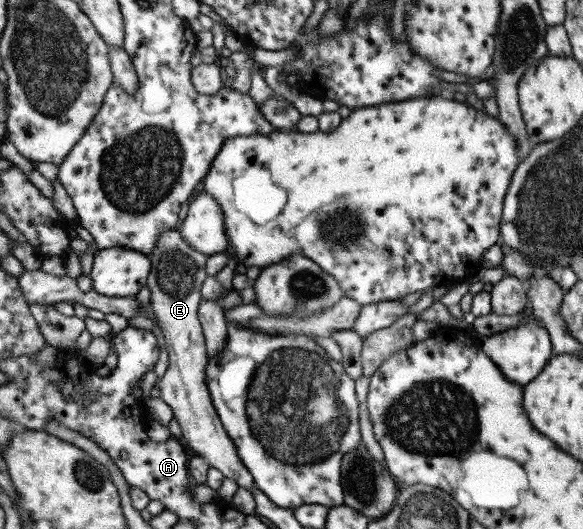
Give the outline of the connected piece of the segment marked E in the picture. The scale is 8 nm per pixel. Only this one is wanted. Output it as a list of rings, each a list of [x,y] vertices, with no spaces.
[[[178,228],[163,232],[149,257],[153,262],[153,270],[147,283],[151,293],[151,310],[153,310],[155,320],[157,320],[159,328],[162,330],[169,356],[167,370],[156,383],[161,388],[161,398],[173,411],[174,417],[180,424],[184,441],[191,453],[205,458],[212,468],[221,470],[230,480],[235,480],[239,486],[252,493],[253,488],[257,486],[256,480],[238,452],[237,444],[226,432],[221,416],[214,406],[213,396],[207,380],[210,356],[209,348],[206,346],[205,329],[201,323],[200,306],[202,285],[210,277],[207,271],[209,257],[189,245],[189,242],[183,237]]]

